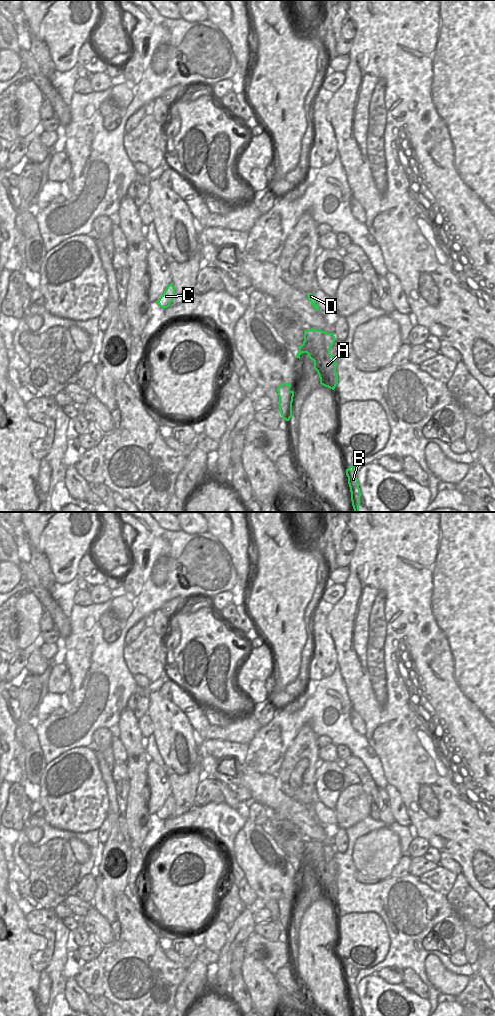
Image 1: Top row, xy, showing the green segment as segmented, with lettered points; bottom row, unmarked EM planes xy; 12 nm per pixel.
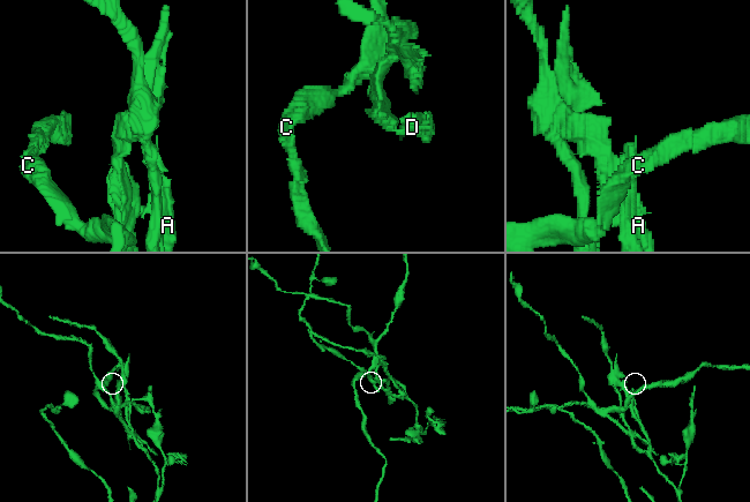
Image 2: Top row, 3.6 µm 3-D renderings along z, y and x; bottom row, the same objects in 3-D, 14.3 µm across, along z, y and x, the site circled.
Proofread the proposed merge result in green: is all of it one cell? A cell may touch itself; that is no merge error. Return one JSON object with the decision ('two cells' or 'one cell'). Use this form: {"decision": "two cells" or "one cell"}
{"decision": "two cells"}

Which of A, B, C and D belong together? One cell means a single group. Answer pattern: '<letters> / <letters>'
A B D / C

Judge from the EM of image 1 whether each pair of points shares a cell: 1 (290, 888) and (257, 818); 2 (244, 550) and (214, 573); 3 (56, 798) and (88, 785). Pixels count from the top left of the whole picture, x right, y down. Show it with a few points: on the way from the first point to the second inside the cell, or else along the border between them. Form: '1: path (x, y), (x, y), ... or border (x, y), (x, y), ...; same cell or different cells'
1: border (248, 807), (250, 819), (260, 826); different cells
2: border (218, 540), (230, 557), (237, 575), (237, 583); different cells
3: path (64, 794), (67, 794), (76, 785), (80, 785); same cell

